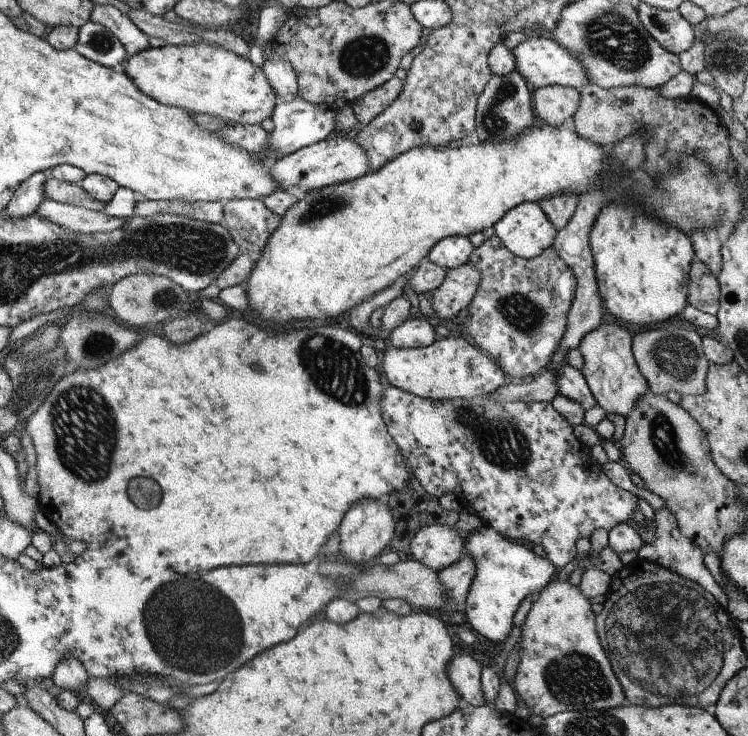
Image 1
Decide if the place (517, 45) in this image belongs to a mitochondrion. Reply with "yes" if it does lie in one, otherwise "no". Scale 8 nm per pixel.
no

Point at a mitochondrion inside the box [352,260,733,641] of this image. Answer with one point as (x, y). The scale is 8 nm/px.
(500, 440)

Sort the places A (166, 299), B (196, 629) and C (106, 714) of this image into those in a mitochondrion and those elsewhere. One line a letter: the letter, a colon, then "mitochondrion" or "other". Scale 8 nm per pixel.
A: mitochondrion
B: mitochondrion
C: other

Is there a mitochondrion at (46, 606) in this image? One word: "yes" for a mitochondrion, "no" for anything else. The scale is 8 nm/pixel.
no

